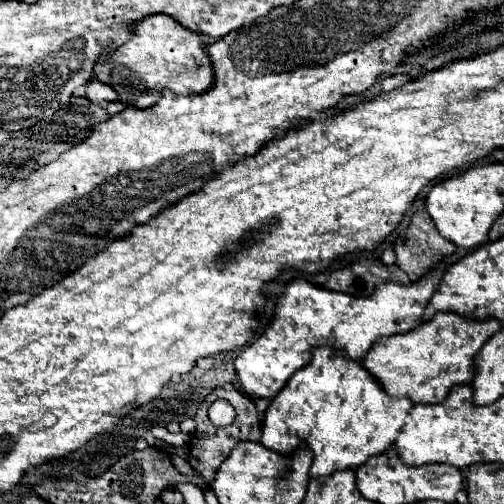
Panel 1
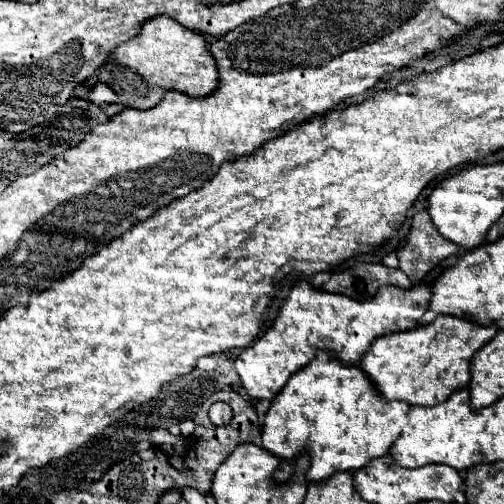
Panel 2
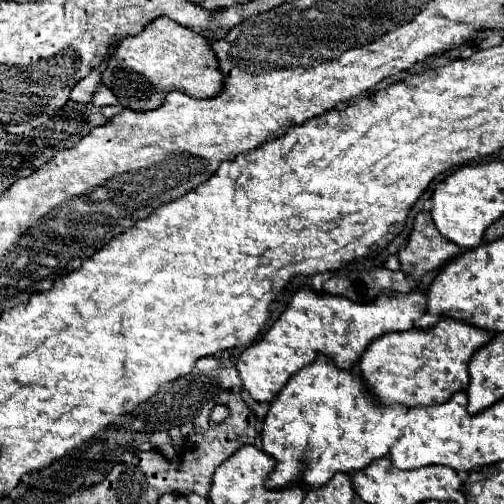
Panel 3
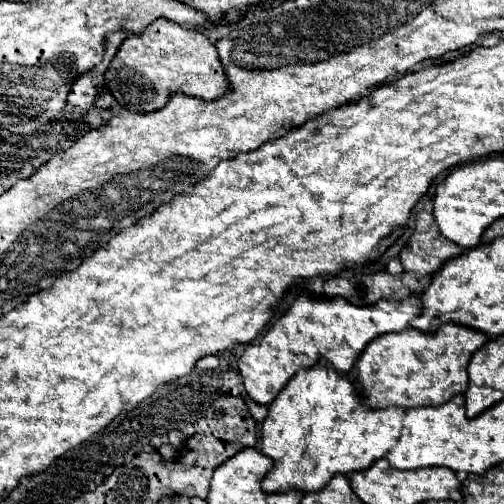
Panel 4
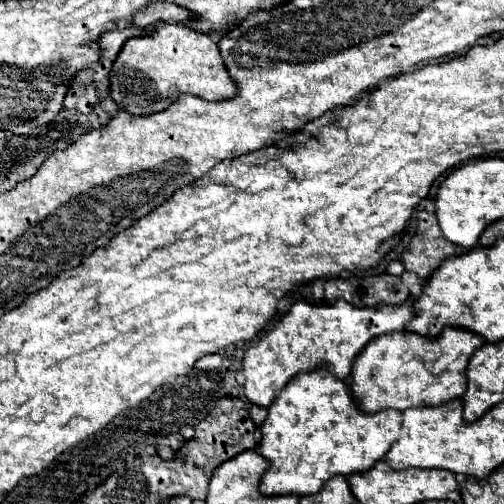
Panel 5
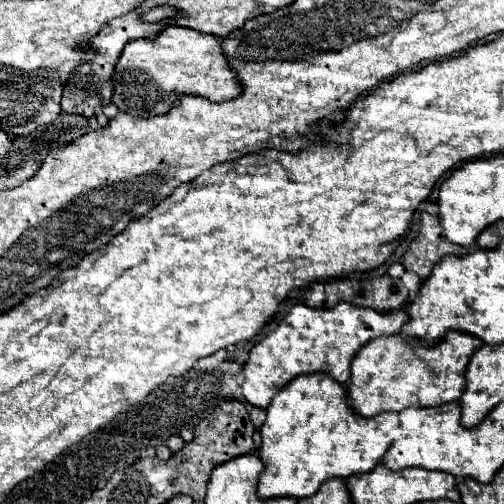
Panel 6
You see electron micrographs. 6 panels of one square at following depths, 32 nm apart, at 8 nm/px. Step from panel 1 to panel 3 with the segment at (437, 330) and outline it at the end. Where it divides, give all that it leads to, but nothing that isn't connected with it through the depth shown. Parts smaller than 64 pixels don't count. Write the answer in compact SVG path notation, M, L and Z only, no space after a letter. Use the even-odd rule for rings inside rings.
M438 320L436 326L432 328L412 328L406 332L394 332L394 334L384 334L380 338L376 338L368 350L364 352L364 356L358 362L358 370L364 376L366 384L370 386L372 394L376 400L380 400L382 404L406 404L406 406L434 406L434 404L442 404L446 402L454 392L466 390L468 382L470 382L470 374L468 374L468 362L474 356L474 352L478 348L482 348L484 344L488 344L494 338L494 332L490 330L482 330L478 326L470 326L464 324L460 320Z

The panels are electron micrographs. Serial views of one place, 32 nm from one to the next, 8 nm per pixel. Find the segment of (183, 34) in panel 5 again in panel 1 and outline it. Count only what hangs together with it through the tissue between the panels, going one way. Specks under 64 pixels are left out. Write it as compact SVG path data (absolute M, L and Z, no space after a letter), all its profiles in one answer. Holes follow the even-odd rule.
M152 14L134 24L132 40L128 44L122 44L96 62L94 76L112 86L118 92L118 100L136 108L148 108L160 100L164 90L184 96L208 90L212 84L212 66L200 34L188 32L168 14Z

